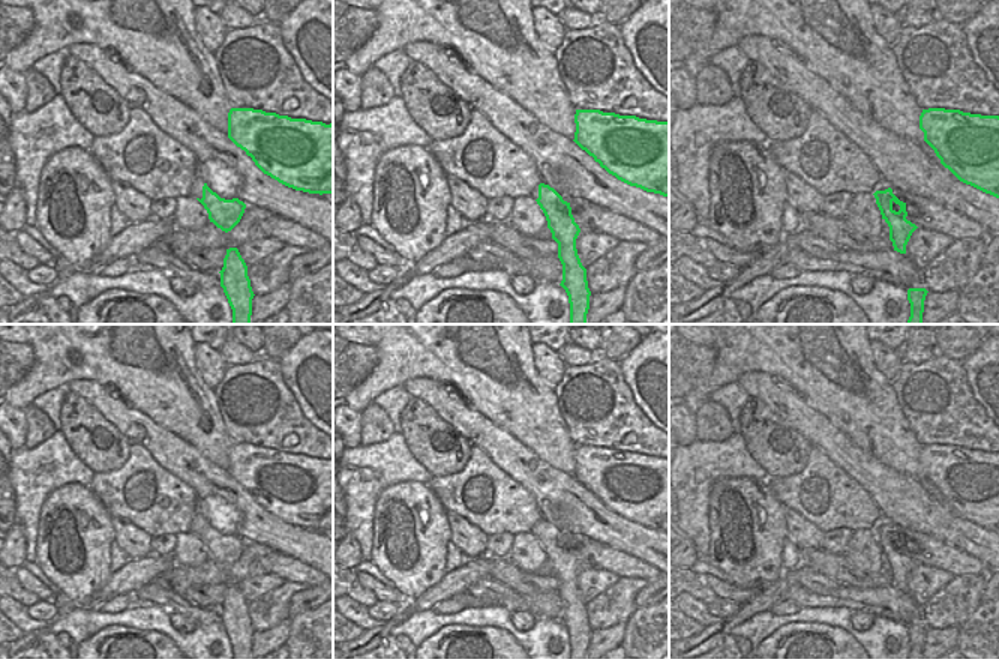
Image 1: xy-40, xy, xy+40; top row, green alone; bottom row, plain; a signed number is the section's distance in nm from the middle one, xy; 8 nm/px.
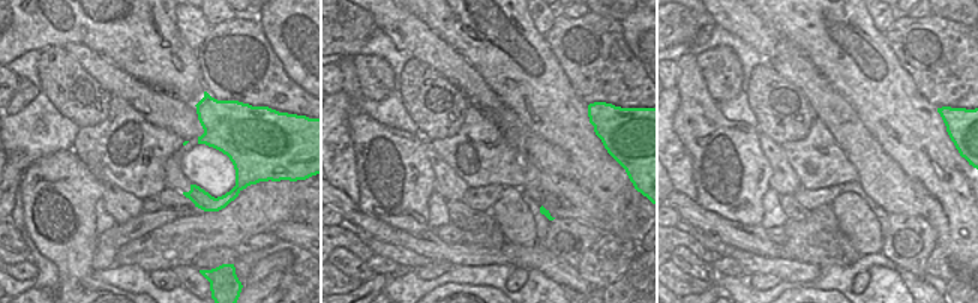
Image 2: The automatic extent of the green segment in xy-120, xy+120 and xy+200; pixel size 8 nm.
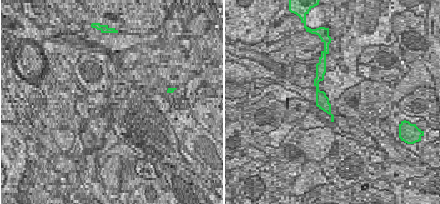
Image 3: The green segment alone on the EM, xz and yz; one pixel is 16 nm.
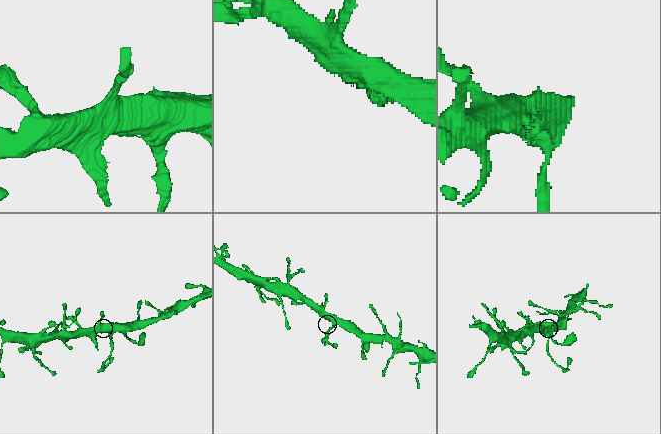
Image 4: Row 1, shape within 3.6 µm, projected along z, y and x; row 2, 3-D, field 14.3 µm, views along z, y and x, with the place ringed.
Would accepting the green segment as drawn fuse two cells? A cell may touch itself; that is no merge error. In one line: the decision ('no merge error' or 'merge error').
merge error

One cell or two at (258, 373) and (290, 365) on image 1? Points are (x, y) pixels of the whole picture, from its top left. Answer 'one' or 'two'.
two

